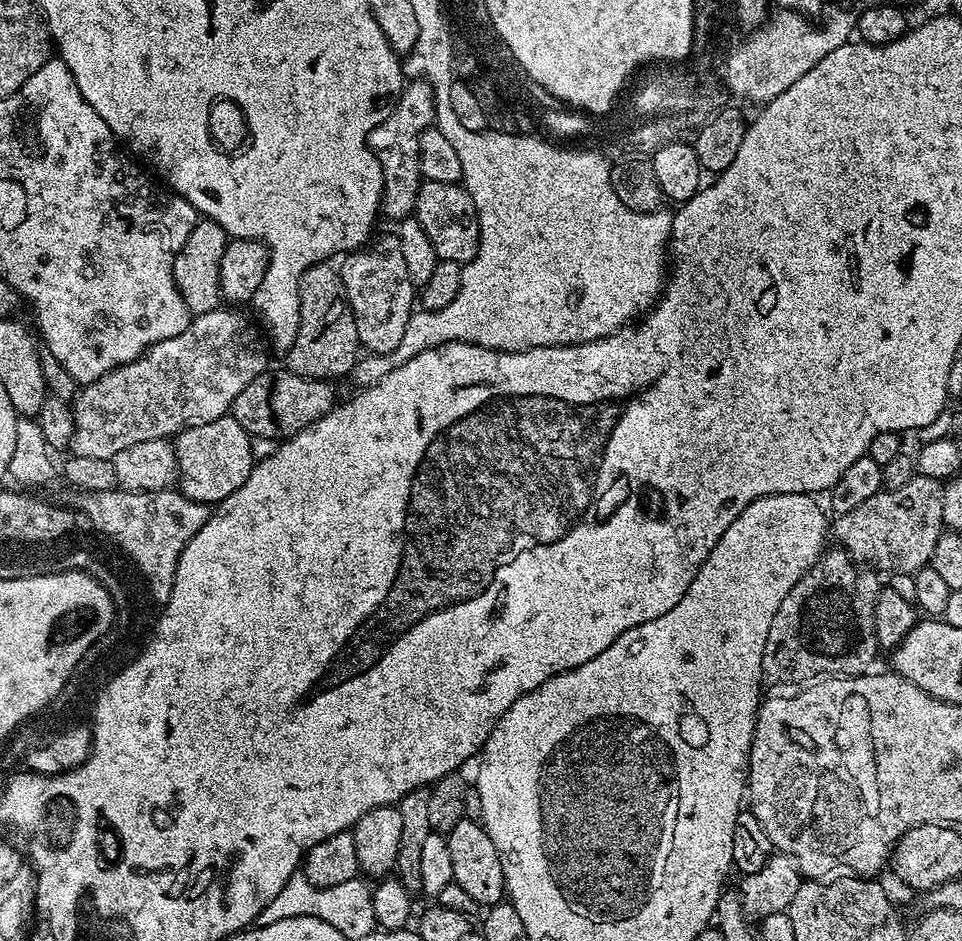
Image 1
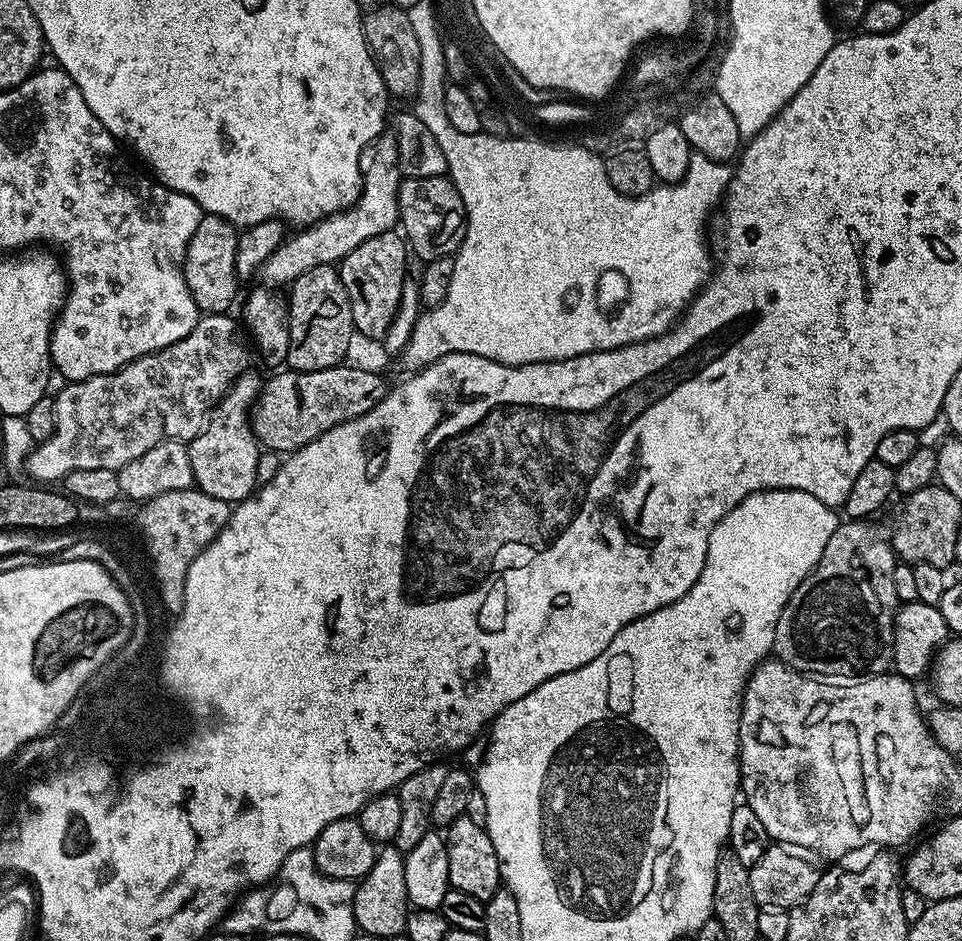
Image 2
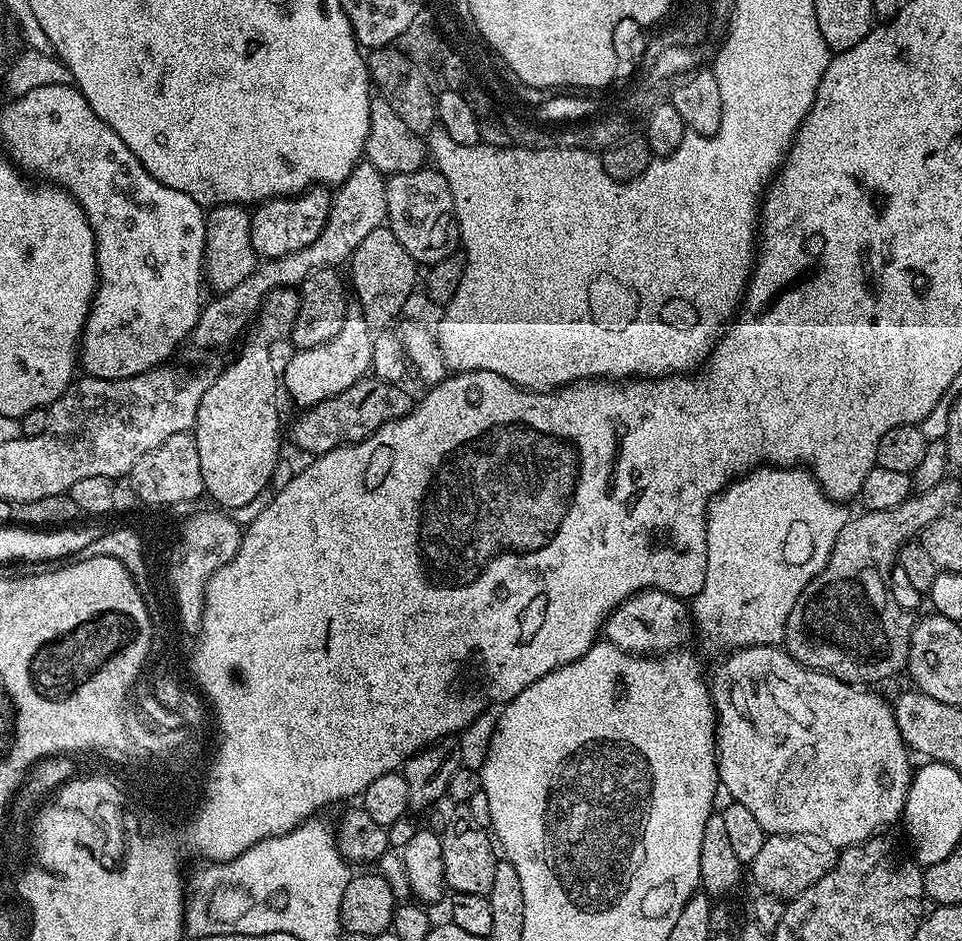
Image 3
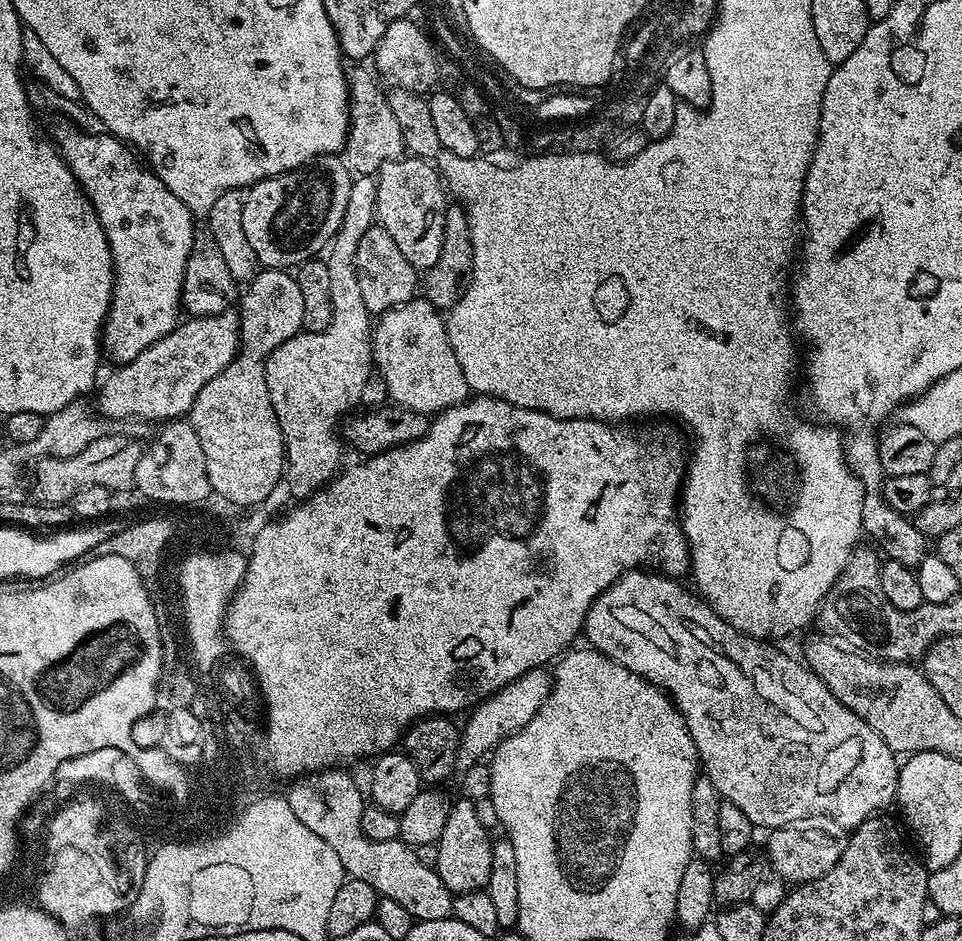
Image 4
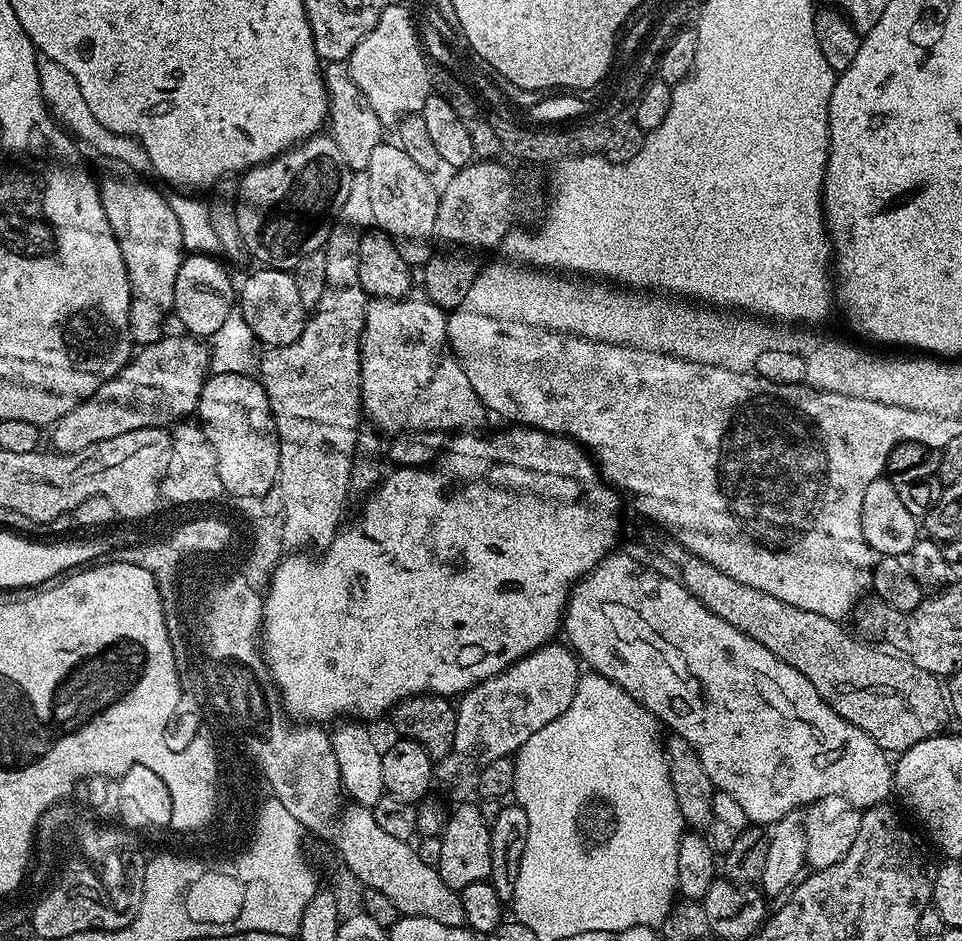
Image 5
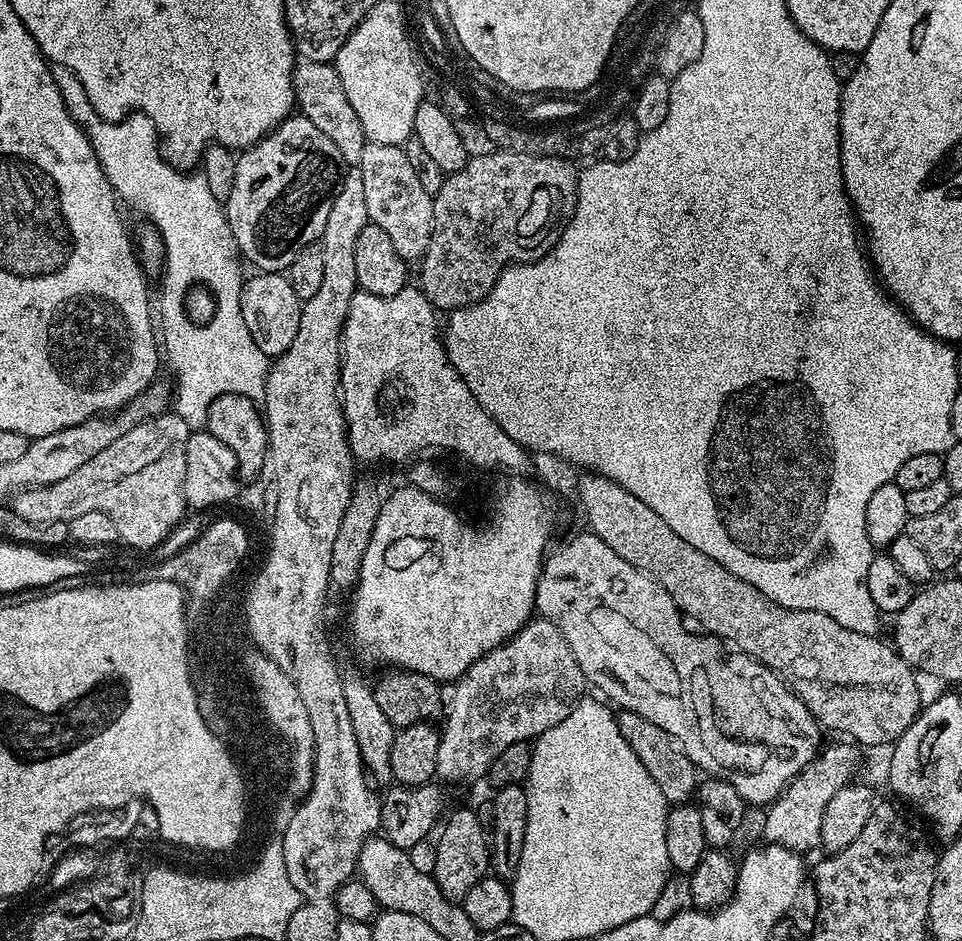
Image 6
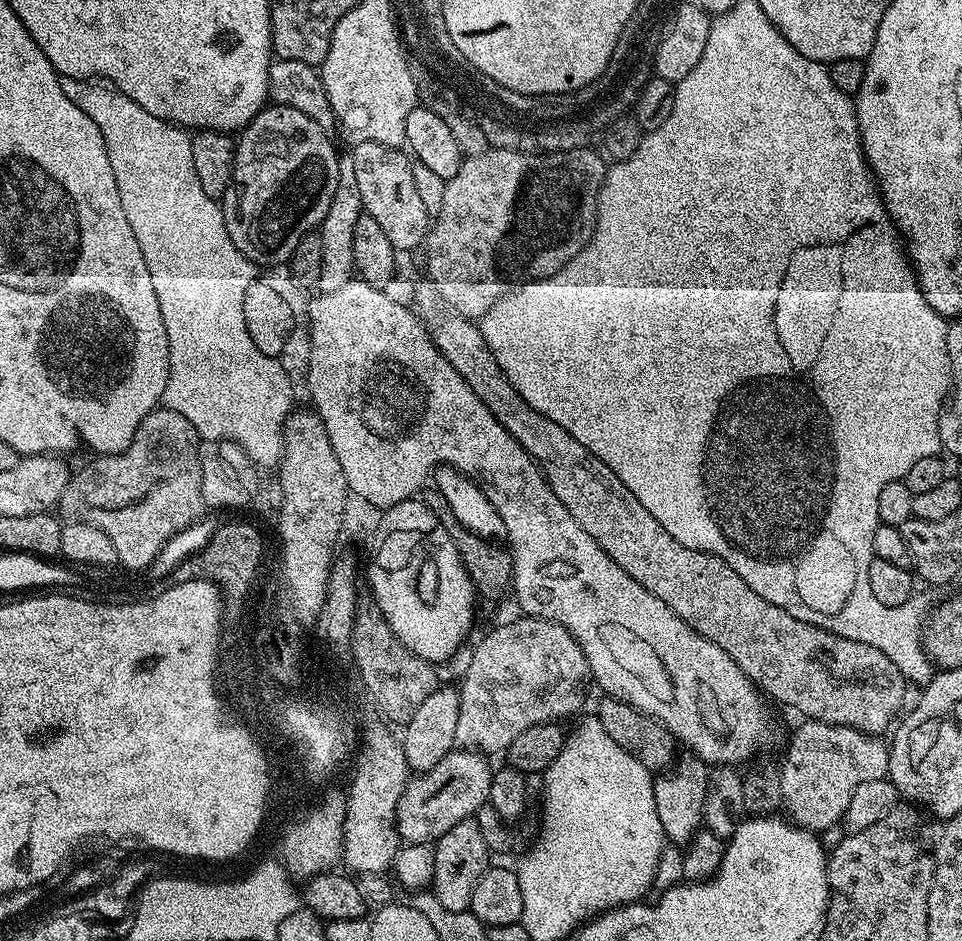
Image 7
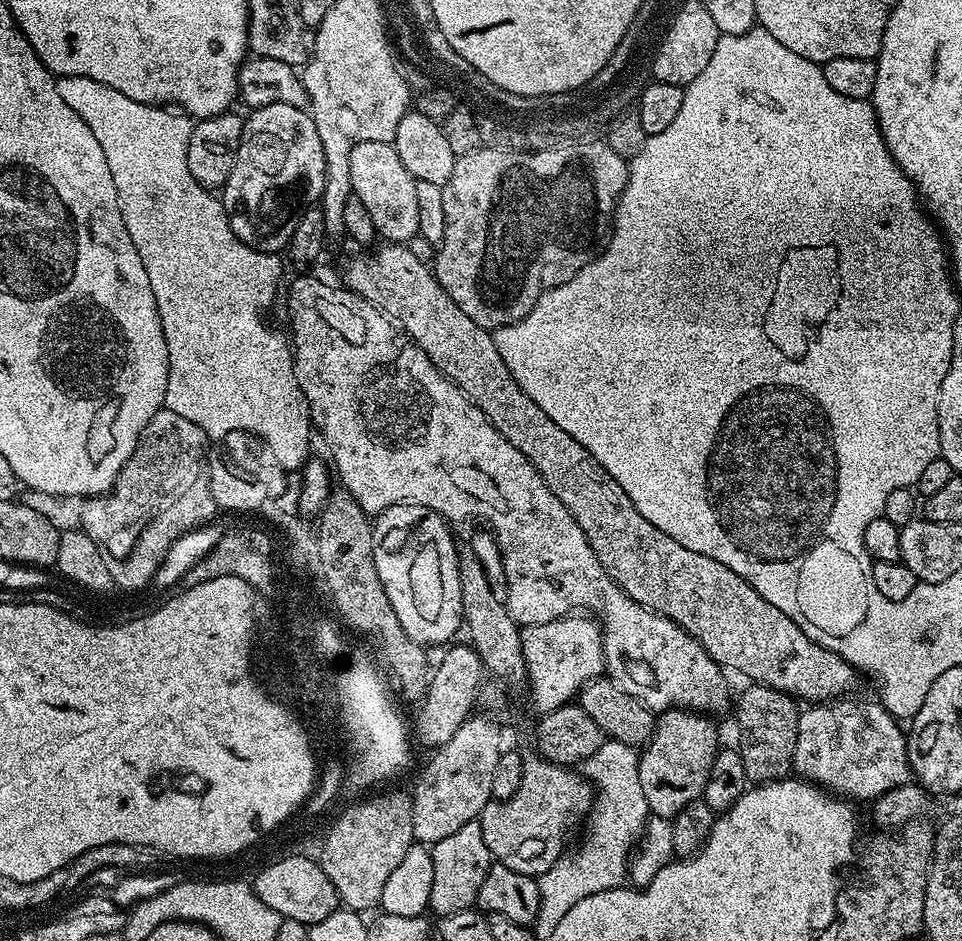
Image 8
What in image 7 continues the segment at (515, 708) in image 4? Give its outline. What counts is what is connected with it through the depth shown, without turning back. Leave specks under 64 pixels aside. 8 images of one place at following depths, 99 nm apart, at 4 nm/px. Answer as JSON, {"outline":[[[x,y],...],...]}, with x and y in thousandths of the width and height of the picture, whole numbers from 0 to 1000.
{"outline":[[[548,652],[542,654],[540,657],[542,659],[532,659],[529,663],[520,663],[512,672],[505,673],[496,682],[495,690],[492,691],[491,698],[488,699],[486,707],[482,710],[482,724],[476,727],[478,749],[476,750],[476,774],[474,776],[474,790],[479,796],[494,797],[504,801],[512,801],[511,799],[527,800],[530,789],[534,789],[534,784],[538,784],[538,780],[551,776],[551,772],[586,767],[589,761],[597,760],[607,748],[607,734],[610,733],[611,727],[613,731],[613,715],[609,699],[605,695],[605,687],[601,687],[599,679],[583,663],[578,663],[575,659],[562,659],[559,655]]]}

